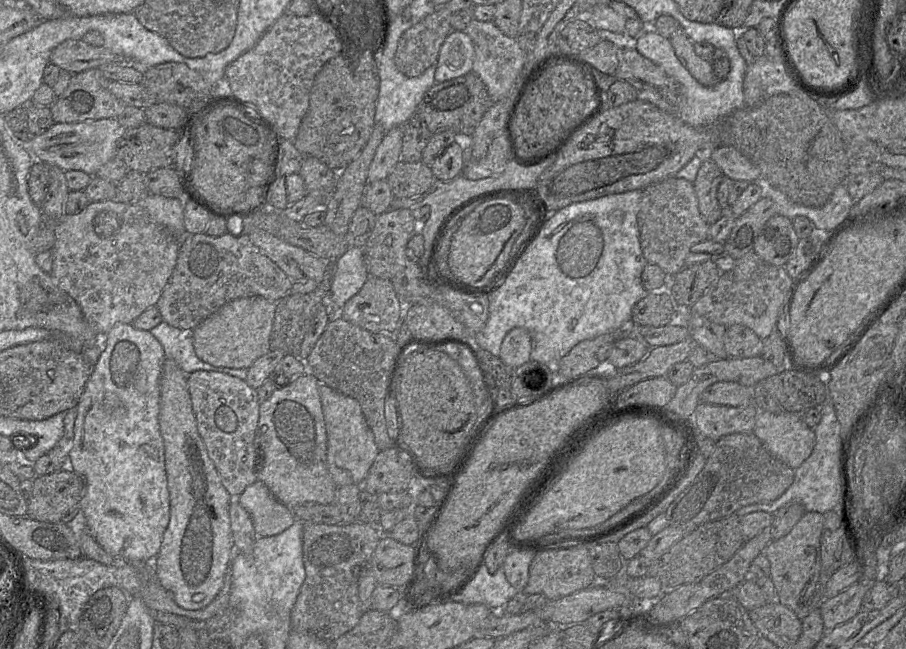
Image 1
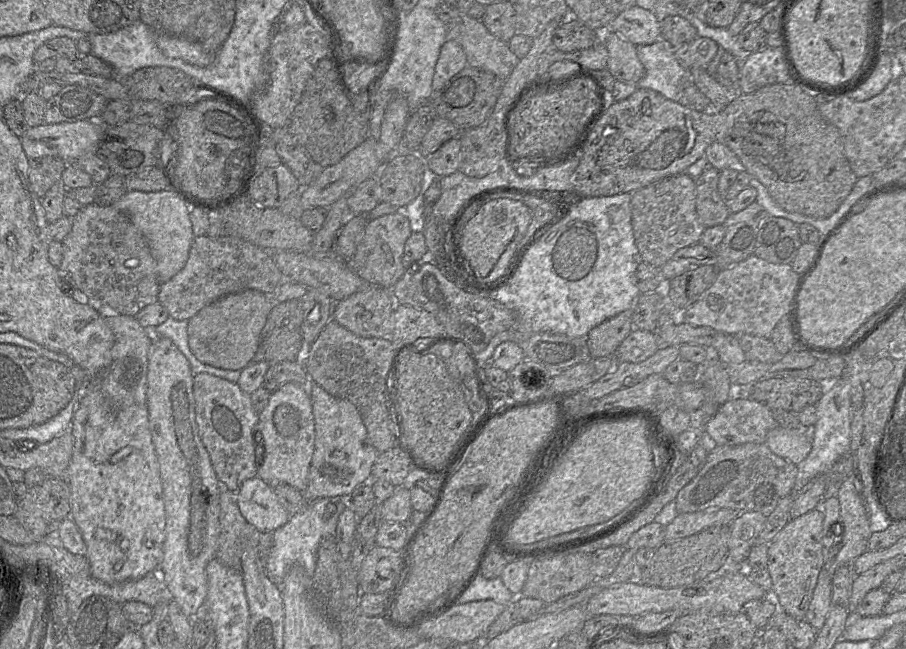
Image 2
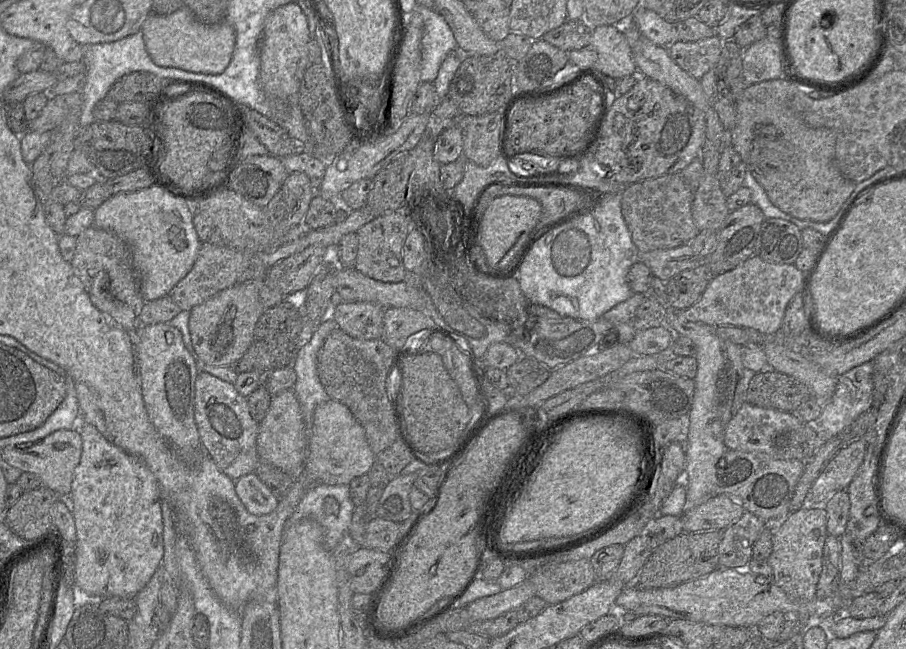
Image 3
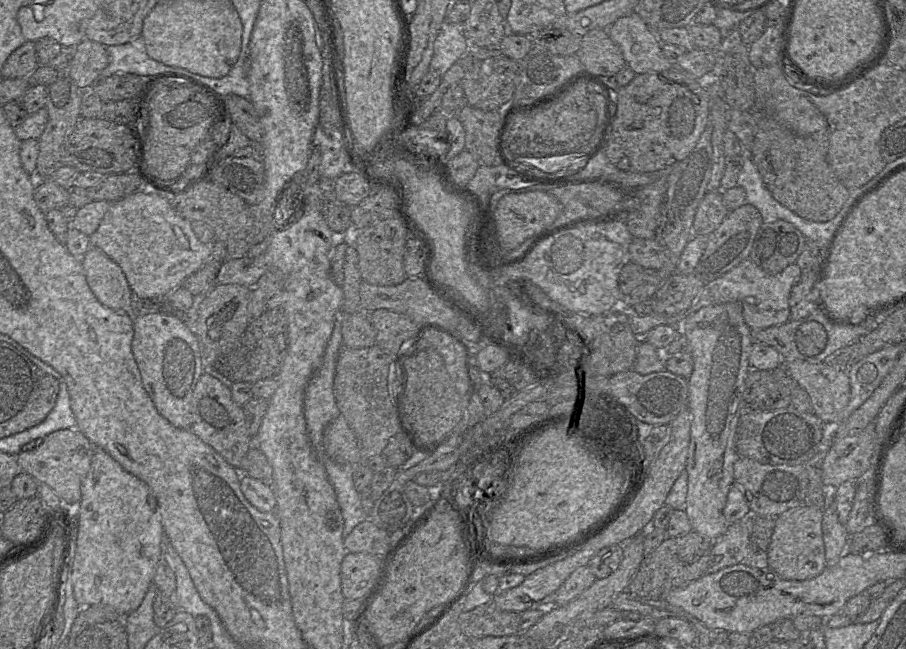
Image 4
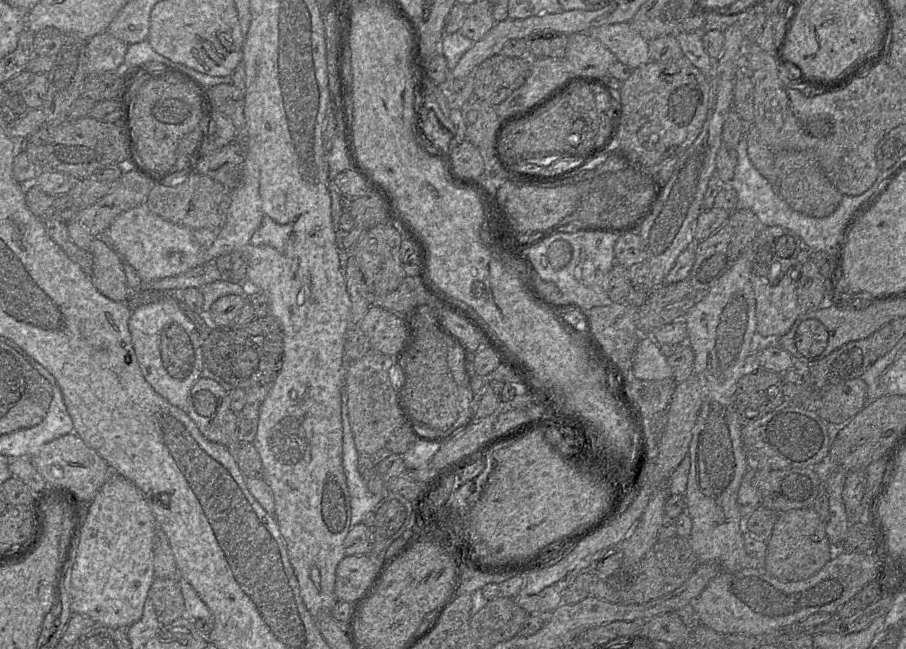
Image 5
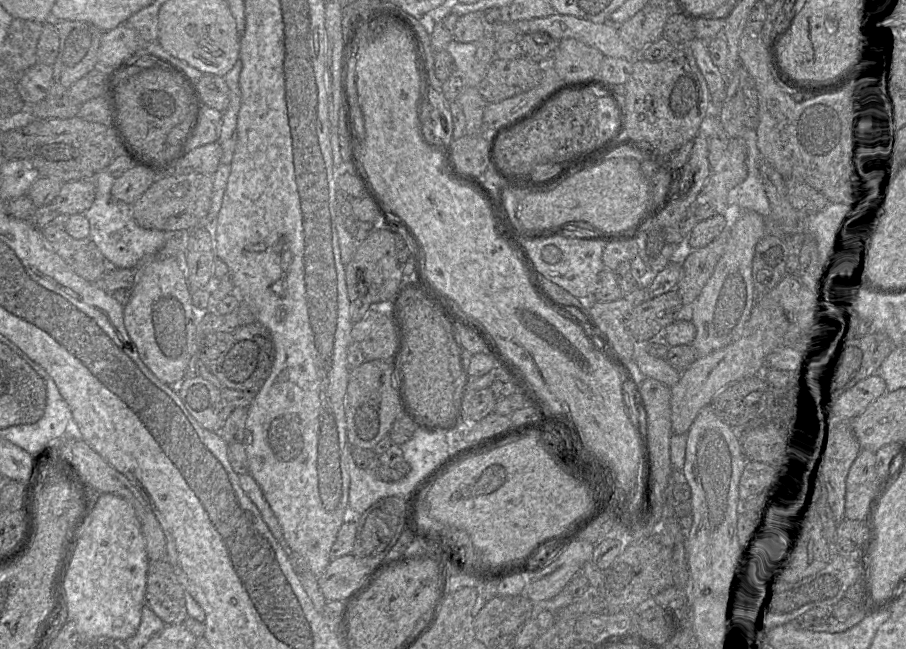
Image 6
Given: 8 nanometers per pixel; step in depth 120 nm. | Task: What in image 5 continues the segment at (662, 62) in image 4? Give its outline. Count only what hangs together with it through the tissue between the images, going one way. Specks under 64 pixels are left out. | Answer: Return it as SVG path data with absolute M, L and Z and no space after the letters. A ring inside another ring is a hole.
M630 23L595 27L585 32L608 48L617 60L631 69L650 61L648 41Z

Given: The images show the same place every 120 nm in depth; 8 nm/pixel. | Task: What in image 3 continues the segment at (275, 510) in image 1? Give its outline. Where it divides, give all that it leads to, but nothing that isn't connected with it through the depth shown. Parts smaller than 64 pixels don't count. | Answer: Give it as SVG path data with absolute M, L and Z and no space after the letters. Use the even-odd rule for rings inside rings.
M255 473L247 474L236 480L235 491L246 510L256 516L271 513L279 503L279 499Z

